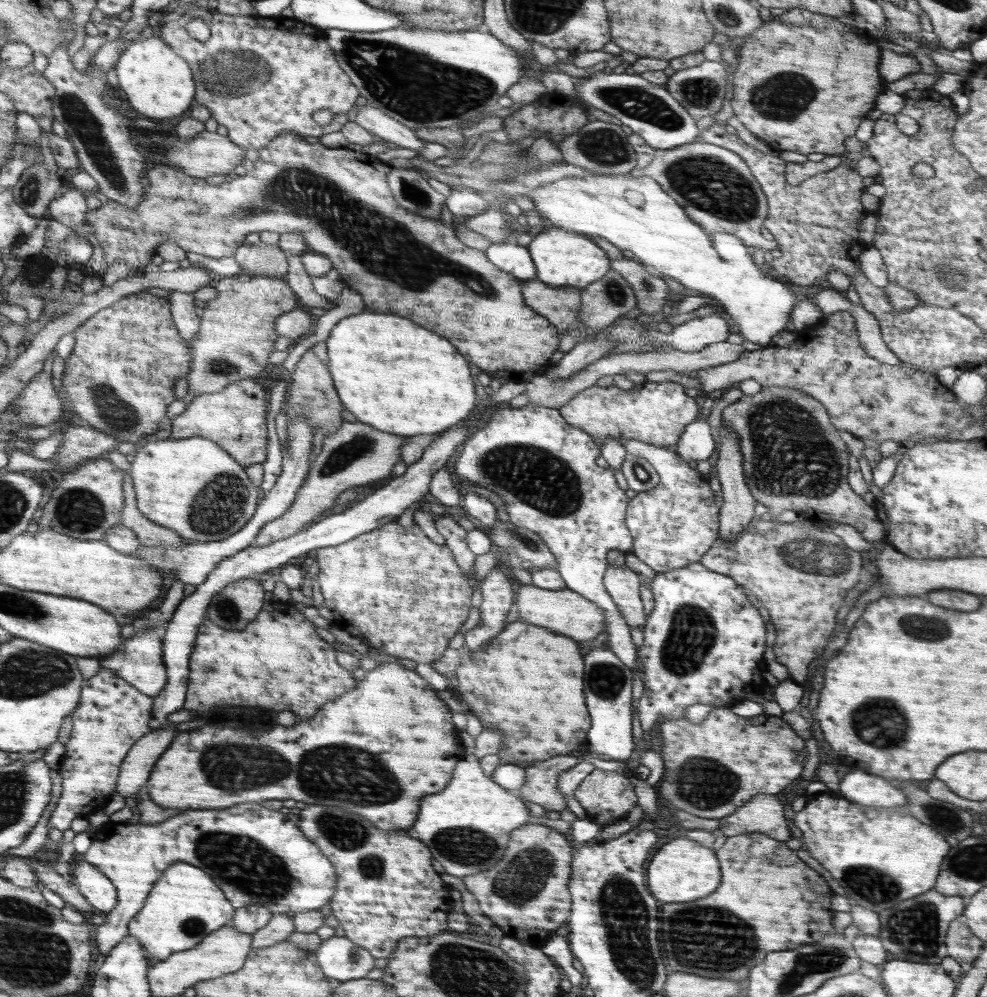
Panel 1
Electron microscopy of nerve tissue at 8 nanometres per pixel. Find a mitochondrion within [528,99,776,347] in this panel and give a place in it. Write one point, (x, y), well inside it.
(710, 183)

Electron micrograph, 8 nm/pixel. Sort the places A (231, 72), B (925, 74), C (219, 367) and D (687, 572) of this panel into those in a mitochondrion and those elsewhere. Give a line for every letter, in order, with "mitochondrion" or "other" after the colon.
A: mitochondrion
B: other
C: mitochondrion
D: other

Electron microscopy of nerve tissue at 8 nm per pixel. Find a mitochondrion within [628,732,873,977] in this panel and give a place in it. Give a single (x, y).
(706, 938)

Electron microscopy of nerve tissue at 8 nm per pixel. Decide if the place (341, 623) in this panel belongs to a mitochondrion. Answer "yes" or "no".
no

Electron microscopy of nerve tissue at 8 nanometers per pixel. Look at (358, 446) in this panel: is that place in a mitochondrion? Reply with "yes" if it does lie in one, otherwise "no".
yes

